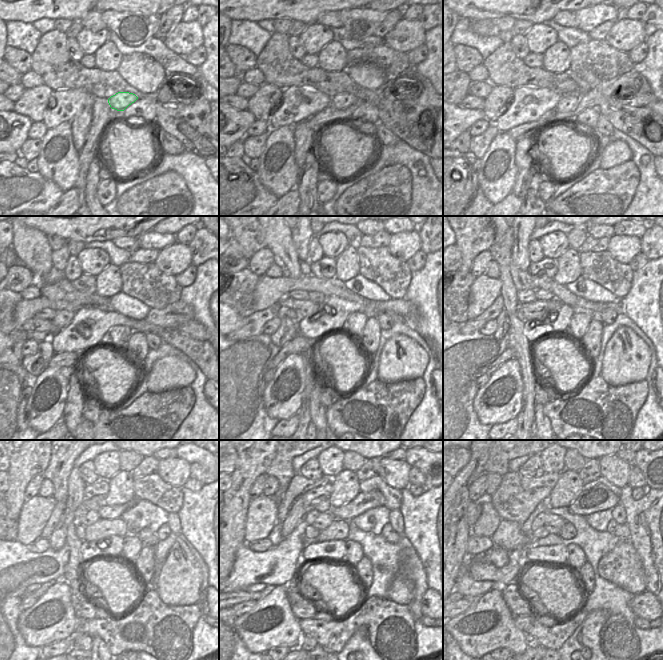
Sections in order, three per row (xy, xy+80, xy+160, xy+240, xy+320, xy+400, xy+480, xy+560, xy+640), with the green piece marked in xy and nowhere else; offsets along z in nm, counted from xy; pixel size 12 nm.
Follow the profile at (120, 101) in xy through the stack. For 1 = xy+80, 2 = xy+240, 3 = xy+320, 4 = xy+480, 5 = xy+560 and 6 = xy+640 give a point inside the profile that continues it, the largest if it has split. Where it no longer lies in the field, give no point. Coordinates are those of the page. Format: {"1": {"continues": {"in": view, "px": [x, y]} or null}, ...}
{"1": {"continues": {"in": "xy+80", "px": [343, 100]}}, "2": {"continues": {"in": "xy+240", "px": [119, 334]}}, "3": {"continues": {"in": "xy+320", "px": [354, 325]}}, "4": {"continues": {"in": "xy+480", "px": [132, 545]}}, "5": {"continues": {"in": "xy+560", "px": [354, 550]}}, "6": {"continues": {"in": "xy+640", "px": [576, 558]}}}

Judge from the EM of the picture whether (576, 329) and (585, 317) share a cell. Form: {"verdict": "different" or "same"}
{"verdict": "same"}

